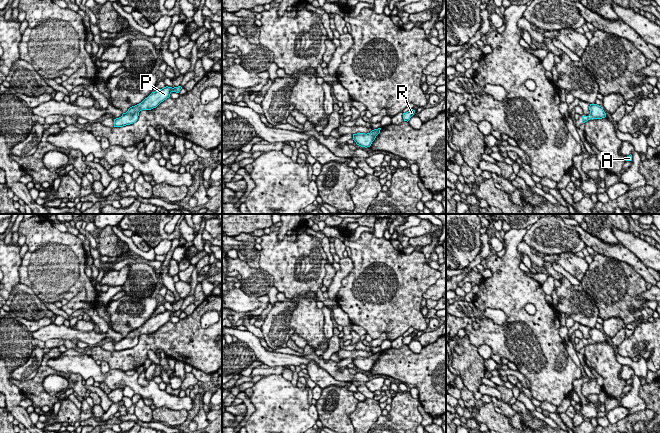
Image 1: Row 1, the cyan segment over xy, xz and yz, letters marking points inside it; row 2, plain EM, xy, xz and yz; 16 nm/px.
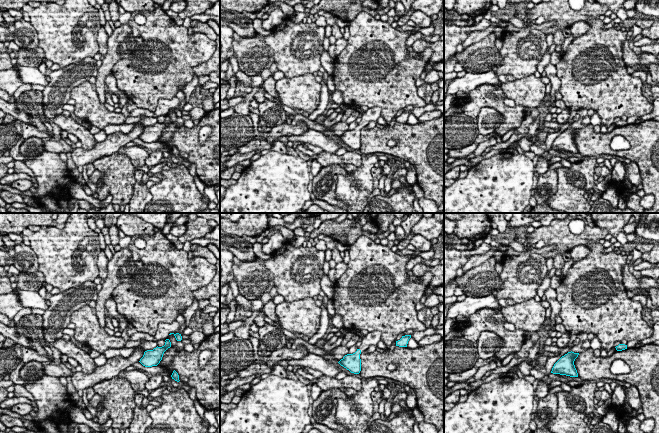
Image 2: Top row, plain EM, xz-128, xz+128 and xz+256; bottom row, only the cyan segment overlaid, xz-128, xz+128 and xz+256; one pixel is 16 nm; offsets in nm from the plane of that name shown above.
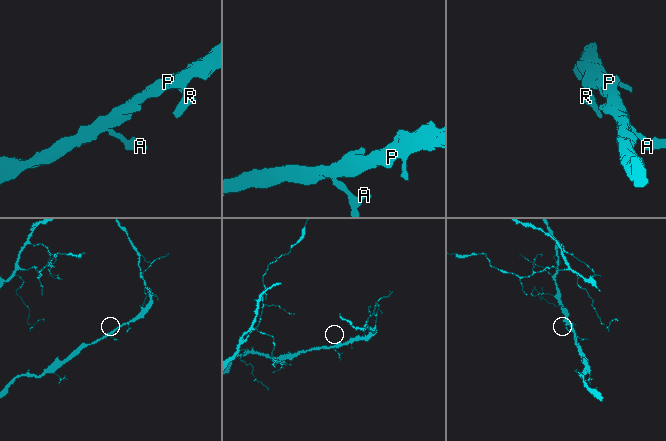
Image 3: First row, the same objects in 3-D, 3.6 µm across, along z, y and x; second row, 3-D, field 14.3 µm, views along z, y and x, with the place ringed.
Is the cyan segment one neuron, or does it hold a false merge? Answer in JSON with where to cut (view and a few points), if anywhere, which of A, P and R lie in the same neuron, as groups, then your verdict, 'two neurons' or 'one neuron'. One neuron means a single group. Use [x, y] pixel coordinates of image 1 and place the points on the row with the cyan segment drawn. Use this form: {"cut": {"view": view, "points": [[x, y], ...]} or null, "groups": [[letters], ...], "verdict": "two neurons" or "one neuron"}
{"cut": null, "groups": [["A", "P", "R"]], "verdict": "one neuron"}

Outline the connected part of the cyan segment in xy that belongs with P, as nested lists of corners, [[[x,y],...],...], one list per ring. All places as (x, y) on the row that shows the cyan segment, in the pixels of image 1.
[[[166,86],[152,92],[141,103],[130,107],[126,113],[122,114],[121,117],[114,119],[114,127],[123,127],[135,123],[140,111],[156,108],[161,102],[169,98],[172,92],[179,93],[181,89],[181,86],[174,88]]]

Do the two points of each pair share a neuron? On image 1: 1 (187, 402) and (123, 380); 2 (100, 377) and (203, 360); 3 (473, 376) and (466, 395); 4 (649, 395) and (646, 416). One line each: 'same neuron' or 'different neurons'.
1: same neuron
2: different neurons
3: different neurons
4: different neurons

